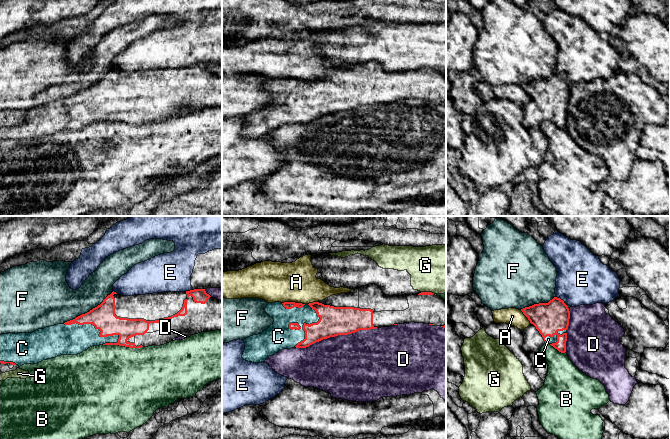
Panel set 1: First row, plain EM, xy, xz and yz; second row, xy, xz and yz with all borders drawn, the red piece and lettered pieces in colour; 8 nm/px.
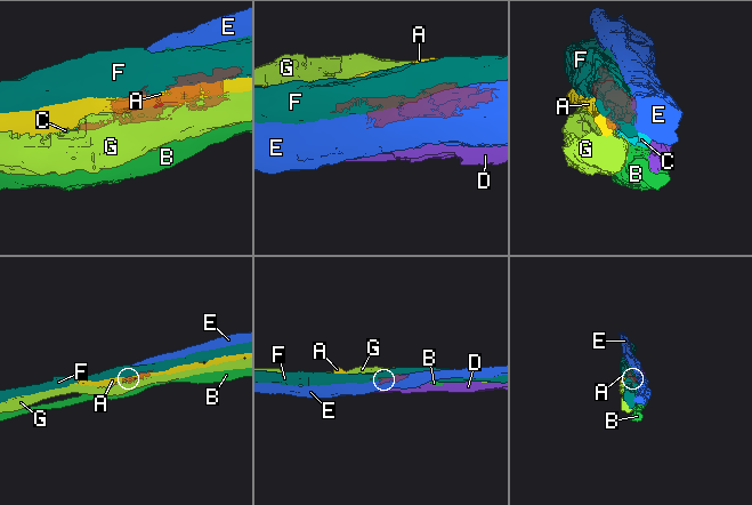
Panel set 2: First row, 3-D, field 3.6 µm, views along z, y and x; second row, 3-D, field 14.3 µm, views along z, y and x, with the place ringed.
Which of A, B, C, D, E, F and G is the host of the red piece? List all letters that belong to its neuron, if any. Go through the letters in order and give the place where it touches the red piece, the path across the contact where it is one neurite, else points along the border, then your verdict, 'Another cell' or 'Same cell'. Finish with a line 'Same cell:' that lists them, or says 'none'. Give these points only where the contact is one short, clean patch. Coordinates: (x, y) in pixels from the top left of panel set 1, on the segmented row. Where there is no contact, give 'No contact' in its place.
A: Touches red at xz (294, 302). Another cell
B: Touches red at xy (123, 345). Another cell
C: Touches red at xz (307, 324). Same cell
D: Touches red at xz (335, 335). Another cell
E: Touches red at yz (559, 298). Another cell
F: Touches red at xy (89, 311). Another cell
G: Touches red at xz (428, 292). Another cell
Same cell: C

